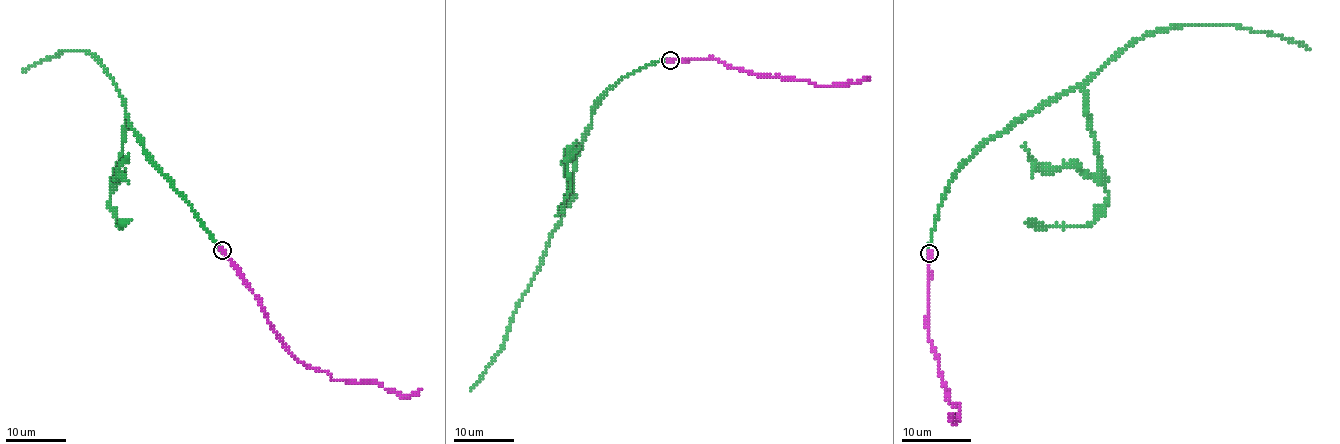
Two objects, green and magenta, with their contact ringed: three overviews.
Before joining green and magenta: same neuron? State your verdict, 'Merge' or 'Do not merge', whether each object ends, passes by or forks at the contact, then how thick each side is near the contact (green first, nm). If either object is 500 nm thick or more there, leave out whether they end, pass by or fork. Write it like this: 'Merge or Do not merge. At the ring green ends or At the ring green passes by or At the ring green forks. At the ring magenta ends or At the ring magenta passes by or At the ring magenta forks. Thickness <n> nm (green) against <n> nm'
Do not merge. At the ring green ends. At the ring magenta ends. Thickness 280 nm (green) against 440 nm

